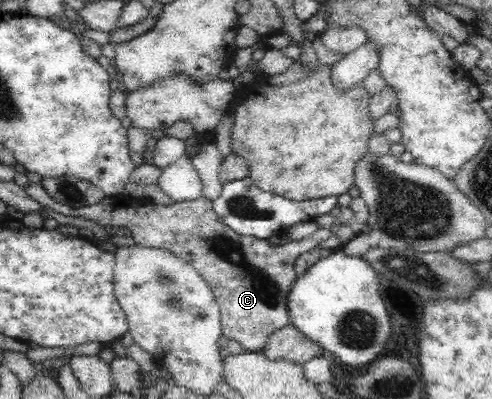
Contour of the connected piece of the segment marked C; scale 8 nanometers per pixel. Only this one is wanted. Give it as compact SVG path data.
M29 182L24 189L34 201L40 203L46 209L61 212L66 216L84 217L94 221L94 224L100 224L104 227L128 228L135 242L135 248L166 249L174 256L187 262L208 283L213 292L214 298L220 307L221 334L228 339L239 342L243 351L262 352L268 337L280 327L291 322L291 315L288 314L287 298L290 296L292 285L295 284L295 280L298 278L294 270L295 260L300 254L319 247L321 242L333 235L330 228L319 227L314 234L302 240L289 240L282 246L273 247L267 240L242 236L226 226L219 215L216 214L214 206L212 206L212 200L206 198L206 195L200 195L200 198L191 201L173 201L172 204L165 206L155 204L144 196L134 198L122 192L119 195L105 196L99 203L92 204L92 206L82 206L82 208L76 209L54 200L41 183Z

